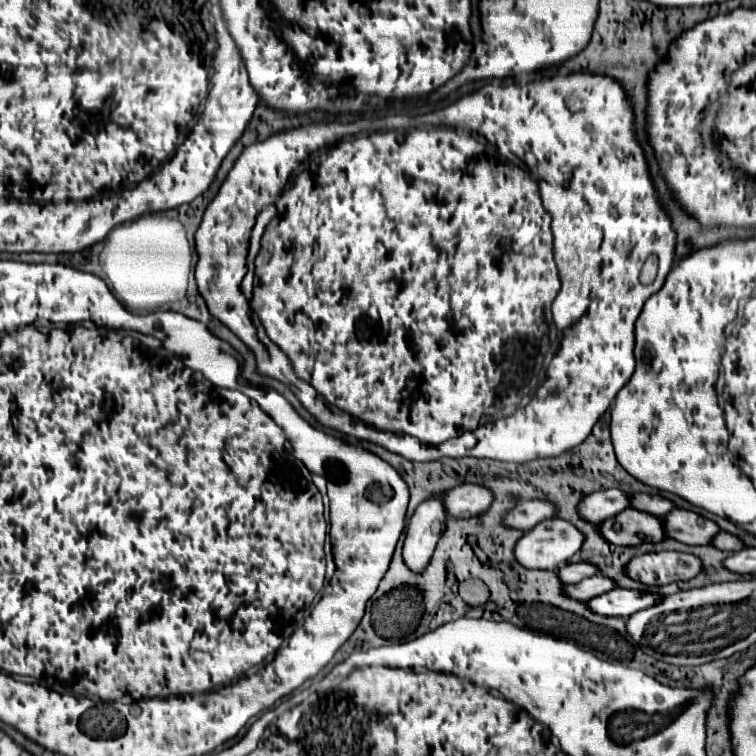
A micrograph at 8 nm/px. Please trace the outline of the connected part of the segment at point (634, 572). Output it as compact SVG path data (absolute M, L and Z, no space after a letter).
M661 551L633 557L625 565L625 575L649 587L661 587L673 581L687 581L701 573L701 561L695 555Z

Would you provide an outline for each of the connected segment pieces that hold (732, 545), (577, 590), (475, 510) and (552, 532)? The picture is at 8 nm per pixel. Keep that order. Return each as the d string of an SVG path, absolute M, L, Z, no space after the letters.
M719 531L719 533L713 537L711 545L717 547L717 549L721 549L721 551L741 551L741 549L743 549L743 543L741 543L737 537L733 537L733 535L725 533L725 531Z
M593 575L593 577L587 577L575 585L565 585L563 587L563 593L567 597L573 597L577 601L589 601L591 597L597 597L601 593L607 593L611 591L615 585L611 579L607 577L601 577L601 575Z
M457 485L445 493L443 505L447 515L451 517L475 517L489 509L493 501L493 493L481 485Z
M559 517L545 519L531 531L525 531L515 545L515 559L525 569L553 571L567 563L583 543L583 535Z

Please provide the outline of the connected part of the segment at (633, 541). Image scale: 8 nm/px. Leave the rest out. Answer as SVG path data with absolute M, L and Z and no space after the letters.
M625 509L617 517L611 517L599 525L601 537L605 541L613 541L613 545L621 547L633 547L639 545L639 533L645 535L645 541L659 543L665 539L663 533L663 521L659 517L653 517L649 513L637 511L637 509Z

